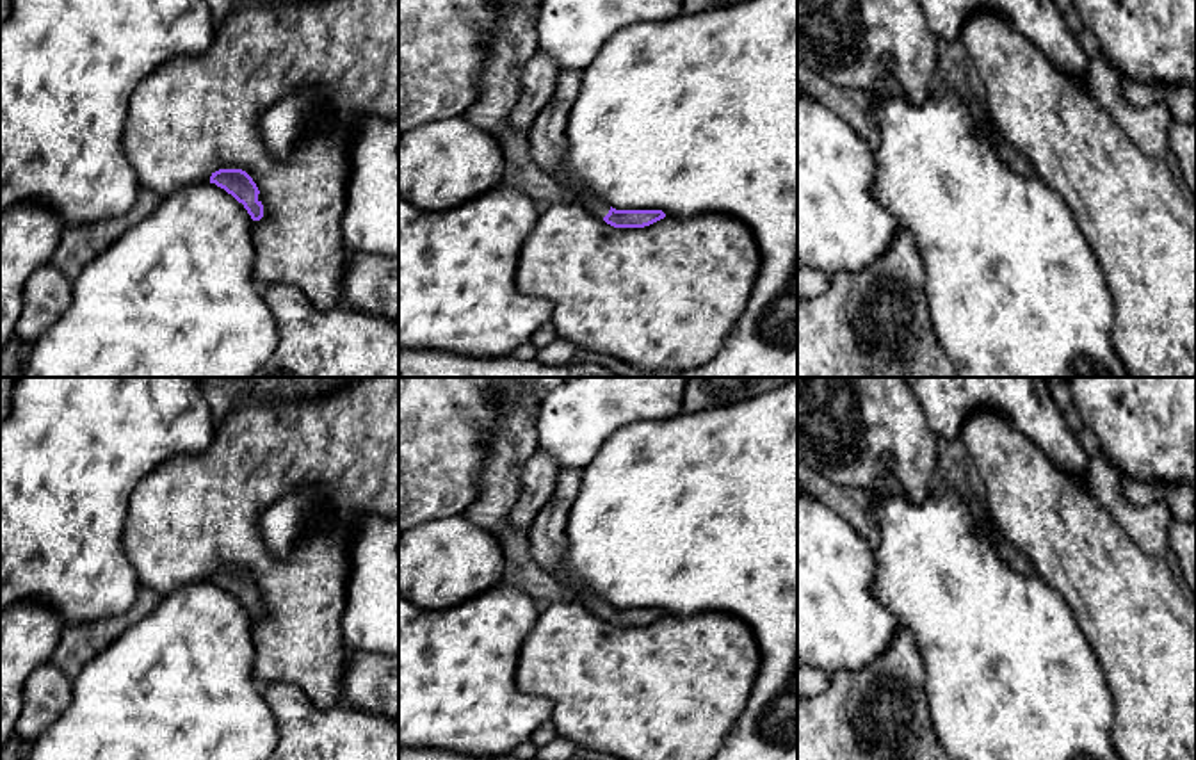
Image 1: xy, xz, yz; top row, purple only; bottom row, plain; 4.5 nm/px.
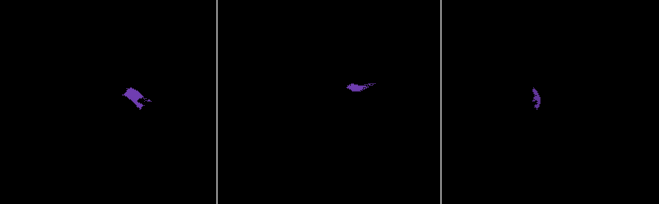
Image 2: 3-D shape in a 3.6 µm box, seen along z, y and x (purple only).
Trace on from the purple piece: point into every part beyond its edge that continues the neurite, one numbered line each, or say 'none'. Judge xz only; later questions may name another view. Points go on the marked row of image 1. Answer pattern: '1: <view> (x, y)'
1: xz (595, 205)

